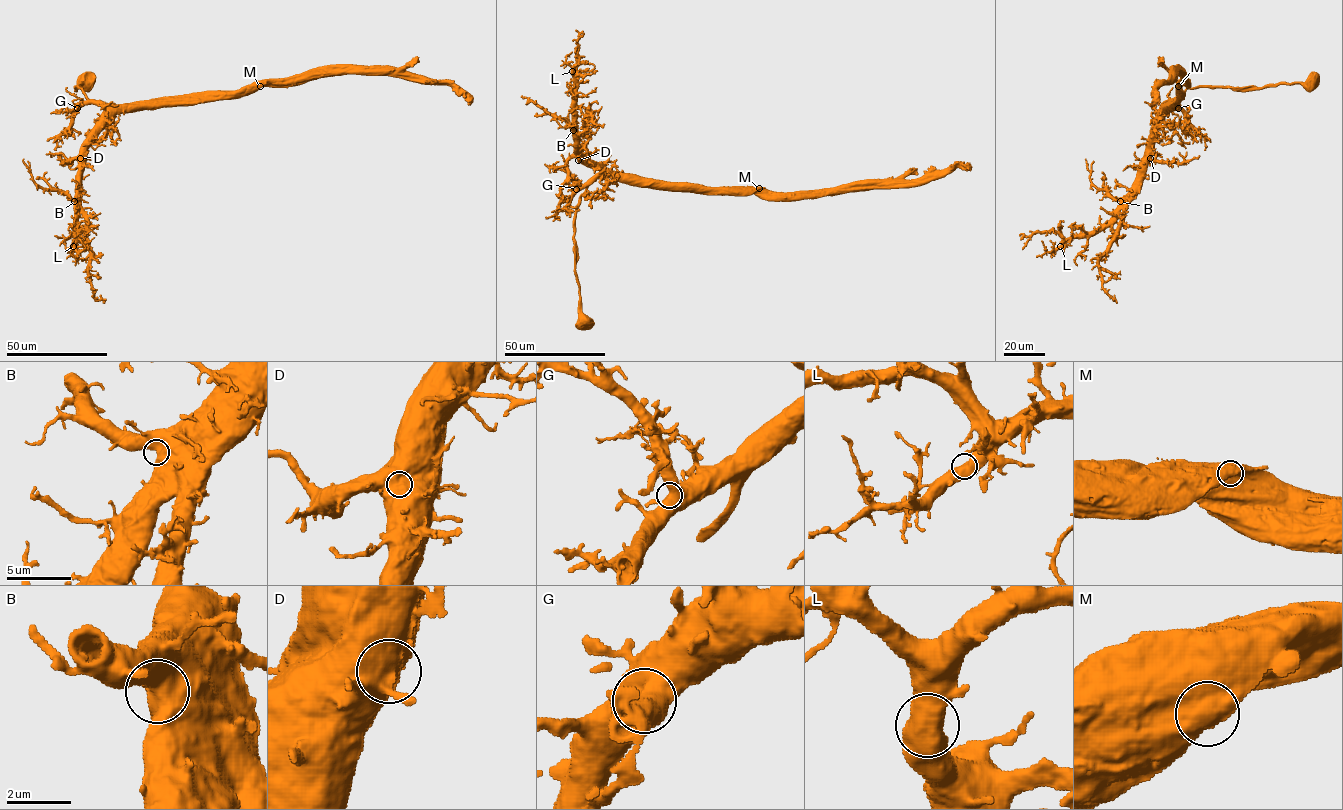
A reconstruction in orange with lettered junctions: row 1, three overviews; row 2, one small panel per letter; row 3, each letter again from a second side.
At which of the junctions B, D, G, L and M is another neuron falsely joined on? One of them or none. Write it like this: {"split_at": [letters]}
{"split_at": []}

